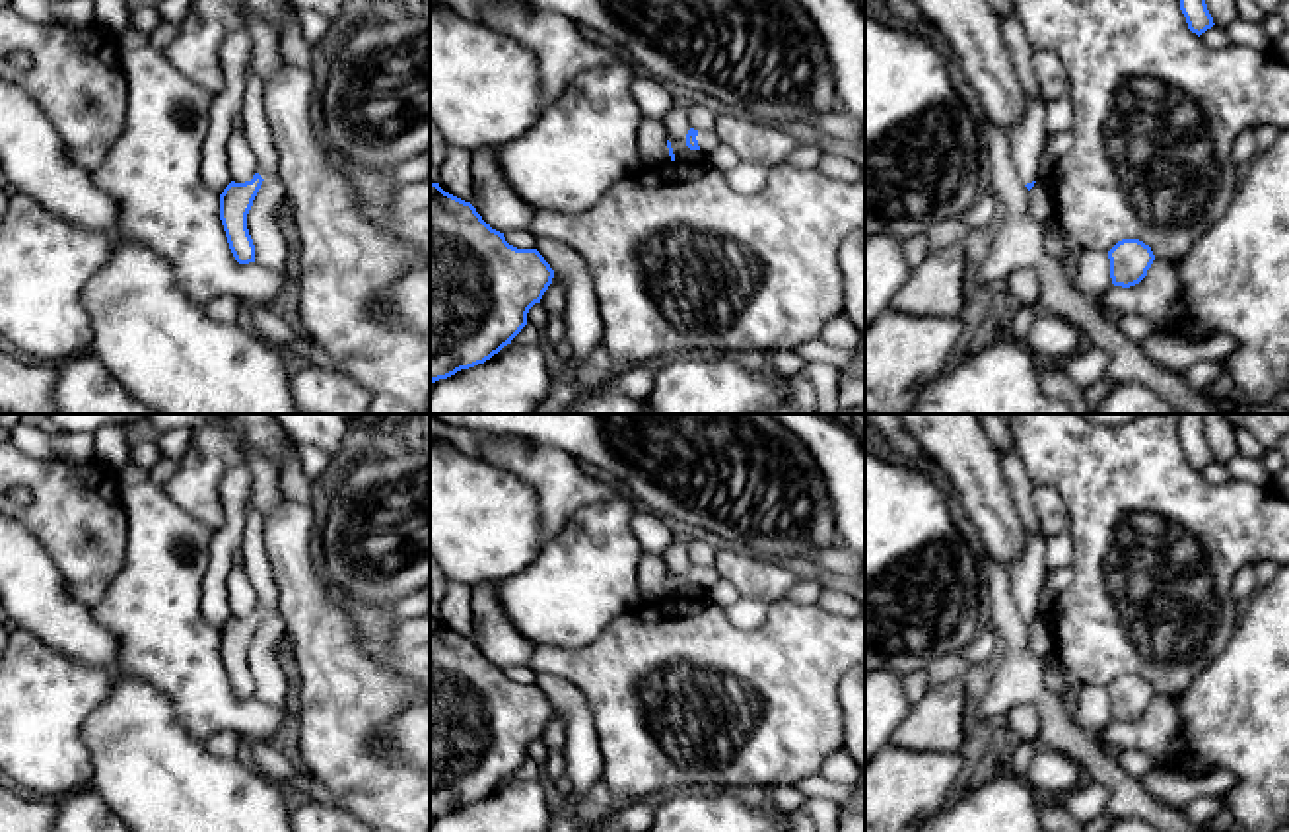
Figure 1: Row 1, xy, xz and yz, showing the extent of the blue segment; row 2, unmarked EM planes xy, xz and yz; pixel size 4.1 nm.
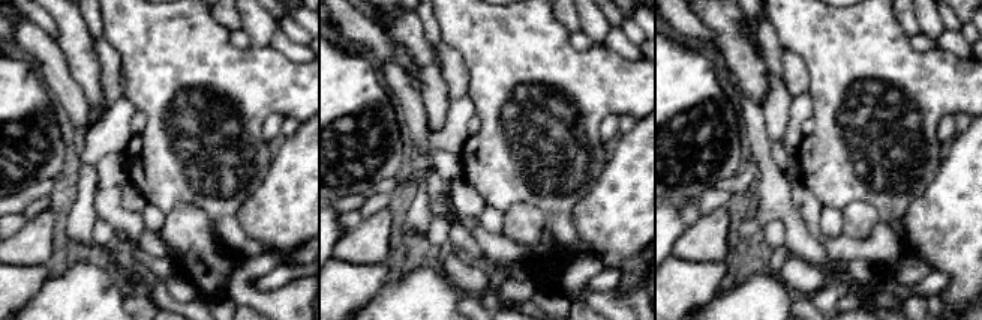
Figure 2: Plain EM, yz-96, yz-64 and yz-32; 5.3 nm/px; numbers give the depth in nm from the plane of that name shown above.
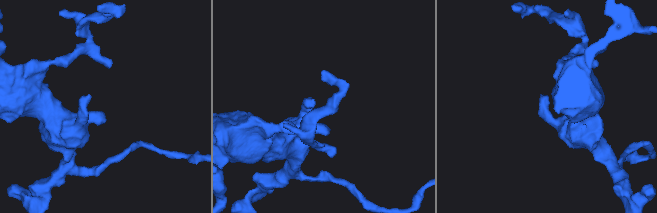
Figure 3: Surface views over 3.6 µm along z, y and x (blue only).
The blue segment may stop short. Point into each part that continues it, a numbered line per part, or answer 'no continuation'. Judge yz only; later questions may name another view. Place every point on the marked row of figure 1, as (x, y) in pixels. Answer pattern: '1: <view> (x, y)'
1: yz (1027, 135)

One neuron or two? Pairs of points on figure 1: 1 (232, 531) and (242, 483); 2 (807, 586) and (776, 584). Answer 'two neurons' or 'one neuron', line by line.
1: one neuron
2: two neurons

